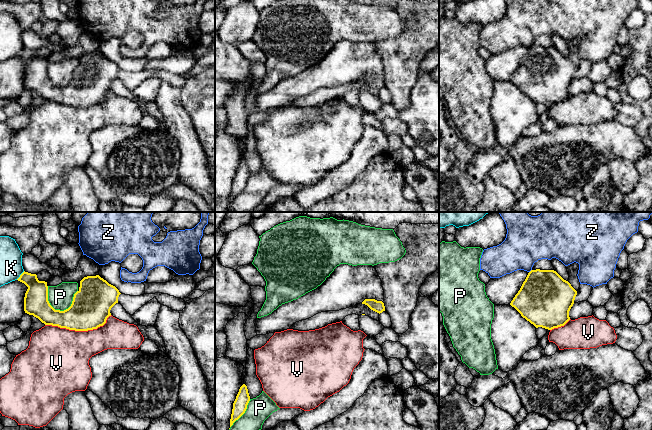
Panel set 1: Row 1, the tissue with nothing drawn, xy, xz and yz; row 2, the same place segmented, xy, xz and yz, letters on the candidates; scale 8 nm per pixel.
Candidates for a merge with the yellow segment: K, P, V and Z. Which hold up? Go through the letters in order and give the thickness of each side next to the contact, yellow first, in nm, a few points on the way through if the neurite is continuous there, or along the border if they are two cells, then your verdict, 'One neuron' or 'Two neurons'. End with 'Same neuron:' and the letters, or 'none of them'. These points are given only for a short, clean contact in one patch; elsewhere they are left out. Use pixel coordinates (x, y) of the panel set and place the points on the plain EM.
K: Thickness 190 nm (yellow) against 180 nm. Two neurons
P: Thickness 320 nm (yellow) against 200 nm. Two neurons
V: Thickness 320 nm (yellow) against 440 nm. Two neurons
Z: Thickness 420 nm (yellow) against 320 nm. Two neurons
Same neuron: none of them

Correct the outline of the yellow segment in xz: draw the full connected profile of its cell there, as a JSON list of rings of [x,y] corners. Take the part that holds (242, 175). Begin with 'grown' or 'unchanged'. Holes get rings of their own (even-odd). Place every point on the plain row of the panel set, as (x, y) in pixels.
unchanged; [[[243,160],[240,163],[236,175],[233,179],[233,185],[230,195],[230,203],[233,201],[233,199],[236,196],[238,196],[245,189],[249,177],[250,177],[250,172],[248,169],[247,162]]]

